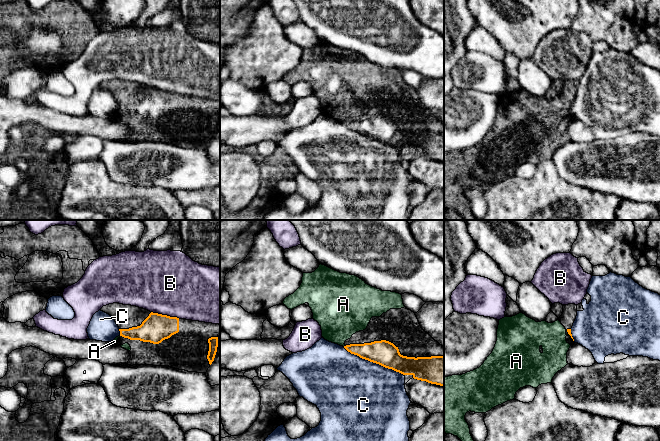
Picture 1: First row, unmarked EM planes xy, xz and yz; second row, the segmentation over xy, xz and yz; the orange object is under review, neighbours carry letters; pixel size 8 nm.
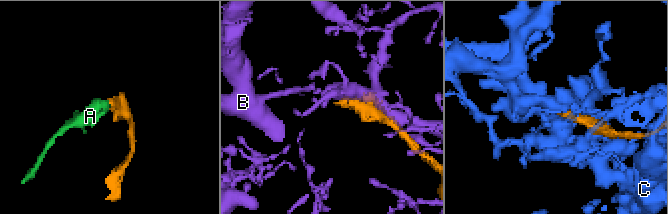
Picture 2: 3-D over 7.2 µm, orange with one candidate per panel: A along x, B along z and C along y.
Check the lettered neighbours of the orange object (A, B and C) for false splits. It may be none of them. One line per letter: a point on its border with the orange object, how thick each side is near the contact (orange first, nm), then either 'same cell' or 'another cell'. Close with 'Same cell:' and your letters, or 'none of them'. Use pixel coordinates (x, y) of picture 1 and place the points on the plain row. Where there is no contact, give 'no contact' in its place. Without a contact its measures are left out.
A: meets orange in yz at (569, 110); 30 nm thick on the orange side, 20 nm on the other; same cell
B: meets orange in xy at (165, 91); 220 nm thick on the orange side, 500 nm on the other; another cell
C: meets orange in xz at (373, 138); 200 nm thick on the orange side, 500 nm on the other; another cell
Same cell: A

